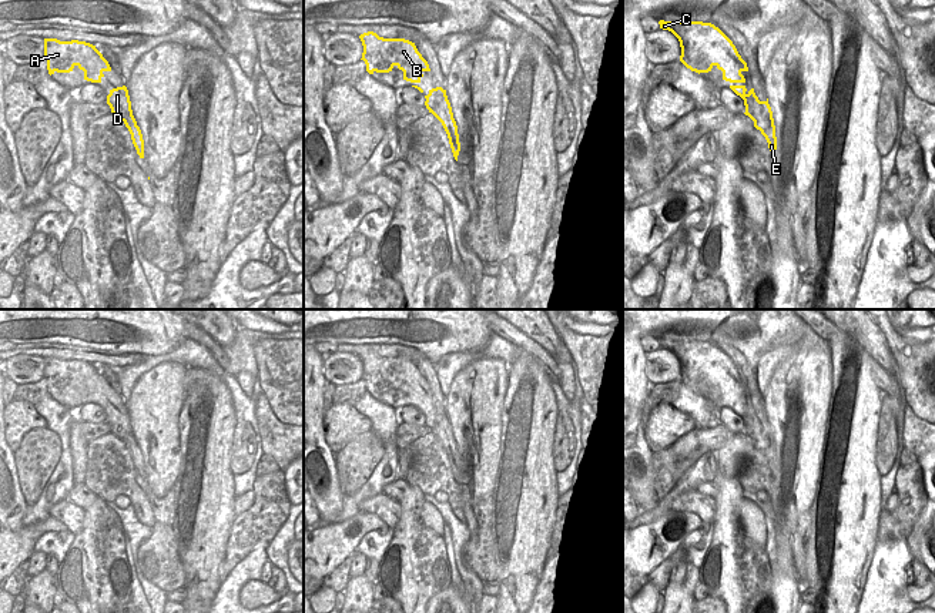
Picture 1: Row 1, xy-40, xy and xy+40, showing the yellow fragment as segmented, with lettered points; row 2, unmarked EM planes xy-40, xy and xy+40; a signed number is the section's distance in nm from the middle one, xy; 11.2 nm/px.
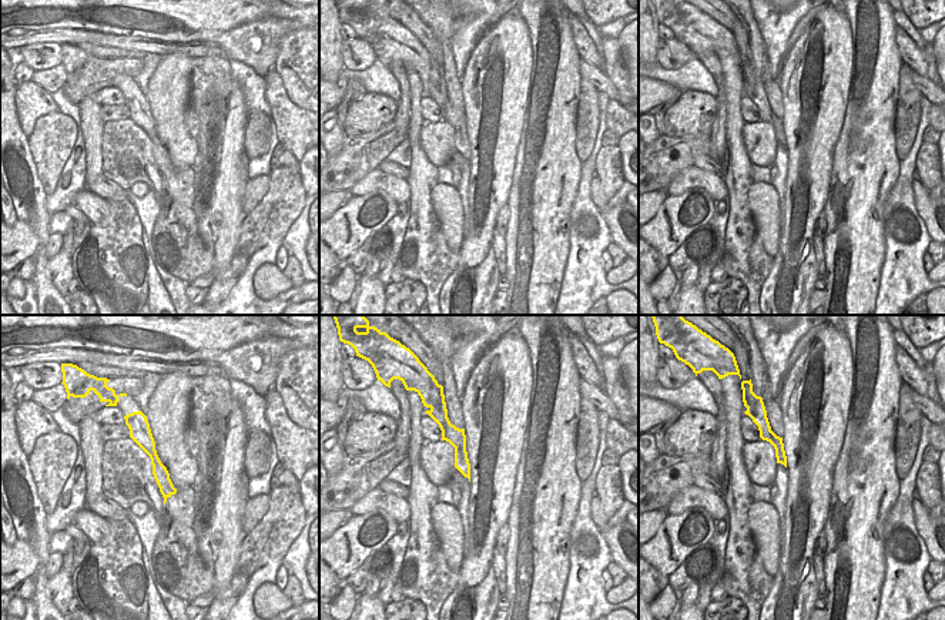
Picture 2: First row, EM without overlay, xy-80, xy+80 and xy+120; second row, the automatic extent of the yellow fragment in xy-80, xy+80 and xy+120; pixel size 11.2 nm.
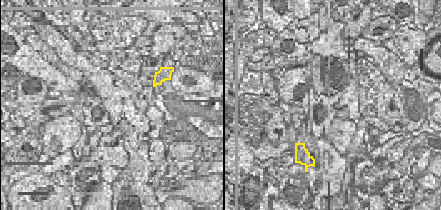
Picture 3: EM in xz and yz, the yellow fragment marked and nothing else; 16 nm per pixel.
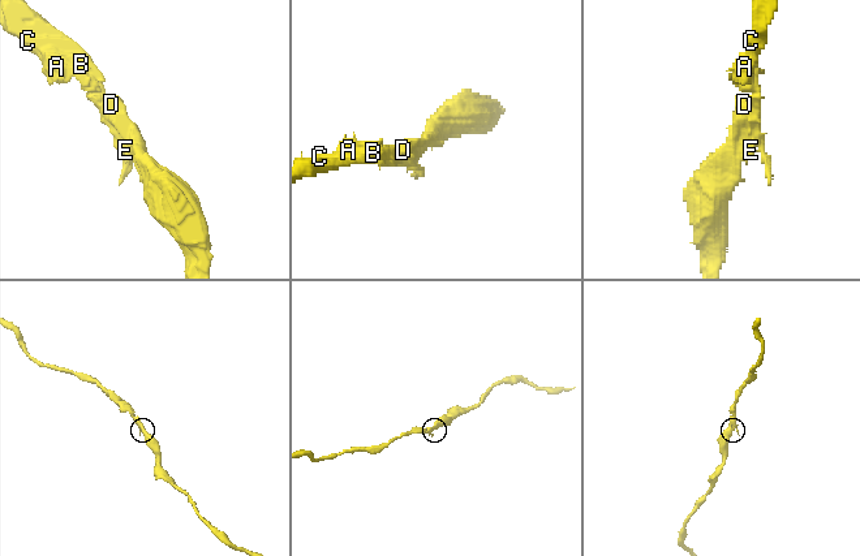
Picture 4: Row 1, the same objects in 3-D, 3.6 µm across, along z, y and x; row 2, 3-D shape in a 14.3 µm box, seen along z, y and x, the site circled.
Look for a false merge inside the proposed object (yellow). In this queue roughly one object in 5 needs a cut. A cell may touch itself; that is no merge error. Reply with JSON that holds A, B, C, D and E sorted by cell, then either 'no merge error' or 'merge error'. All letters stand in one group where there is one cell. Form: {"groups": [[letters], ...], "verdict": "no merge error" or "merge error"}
{"groups": [["A", "B", "C", "D", "E"]], "verdict": "no merge error"}

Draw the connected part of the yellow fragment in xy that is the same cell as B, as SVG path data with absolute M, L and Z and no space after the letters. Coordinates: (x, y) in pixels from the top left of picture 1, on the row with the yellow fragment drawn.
M373 31L359 36L363 53L362 58L369 74L389 73L396 66L403 71L403 80L410 81L420 93L423 90L416 84L420 83L423 71L430 71L428 61L418 51L415 43L405 38L383 38Z

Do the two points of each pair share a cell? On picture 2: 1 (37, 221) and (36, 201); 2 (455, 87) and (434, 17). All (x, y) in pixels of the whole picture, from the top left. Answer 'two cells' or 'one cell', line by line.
1: one cell
2: one cell

